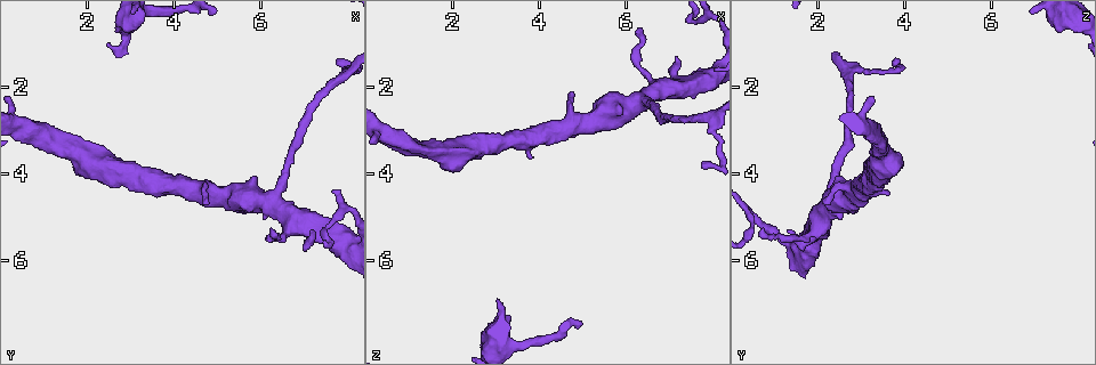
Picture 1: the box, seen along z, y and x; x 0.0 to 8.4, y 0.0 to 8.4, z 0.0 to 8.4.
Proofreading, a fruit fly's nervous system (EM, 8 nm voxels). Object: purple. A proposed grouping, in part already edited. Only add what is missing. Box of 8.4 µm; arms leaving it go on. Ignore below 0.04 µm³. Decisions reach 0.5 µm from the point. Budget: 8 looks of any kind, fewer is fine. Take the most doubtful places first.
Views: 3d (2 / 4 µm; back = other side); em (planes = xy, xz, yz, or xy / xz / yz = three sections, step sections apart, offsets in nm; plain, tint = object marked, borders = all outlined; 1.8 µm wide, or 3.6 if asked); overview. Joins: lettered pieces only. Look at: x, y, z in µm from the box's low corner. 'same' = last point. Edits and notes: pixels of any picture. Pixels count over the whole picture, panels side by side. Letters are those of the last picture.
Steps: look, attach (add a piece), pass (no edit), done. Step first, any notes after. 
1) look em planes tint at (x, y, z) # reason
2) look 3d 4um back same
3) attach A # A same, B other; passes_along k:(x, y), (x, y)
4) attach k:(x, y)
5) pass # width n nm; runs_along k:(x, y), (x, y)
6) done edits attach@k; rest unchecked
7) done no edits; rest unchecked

look 3d 2um at (4.70, 4.70, 2.10) # free end

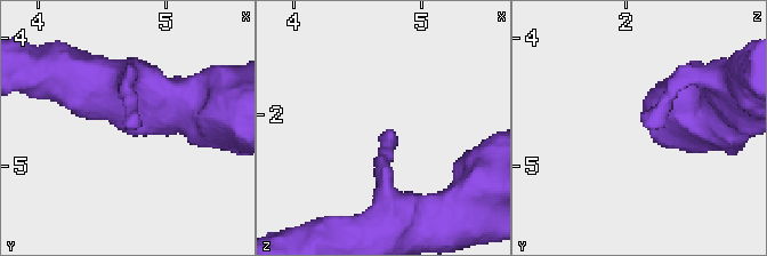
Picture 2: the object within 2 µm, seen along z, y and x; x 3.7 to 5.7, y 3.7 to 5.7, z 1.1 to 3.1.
look em xz step 8 borders at (4.68, 4.68, 2.14) # shape alone is not enough

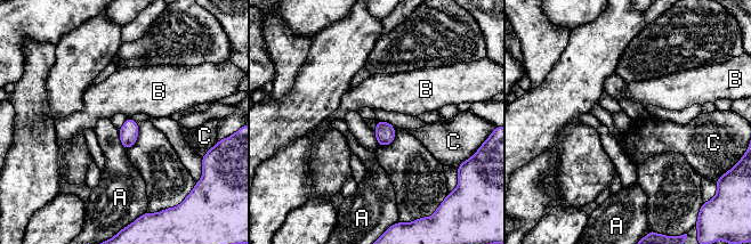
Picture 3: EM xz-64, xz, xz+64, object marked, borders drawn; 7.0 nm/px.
look em planes borders same # cut it another way

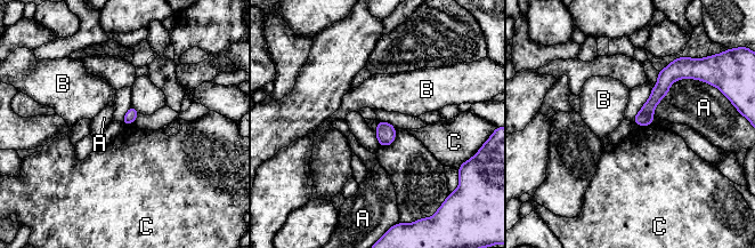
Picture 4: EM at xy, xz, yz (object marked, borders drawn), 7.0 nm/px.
pass # longest_contact A 480 nm; A other, B other, C other; border 4:(650, 124), (641, 127); none of them fits

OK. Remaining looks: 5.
look 3d 4um at (7.10, 5.30, 1.35) # an open end

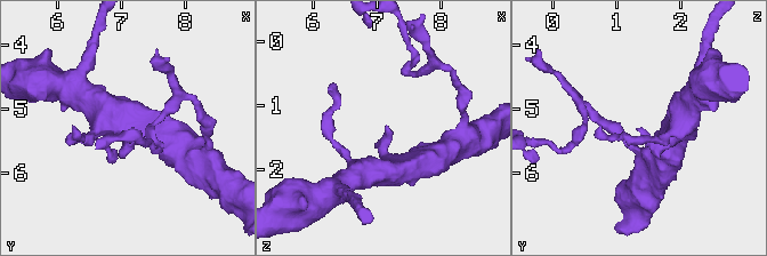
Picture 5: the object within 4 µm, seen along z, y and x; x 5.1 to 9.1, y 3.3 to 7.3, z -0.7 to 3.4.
look em xy step 16 borders at (7.10, 5.35, 1.30)

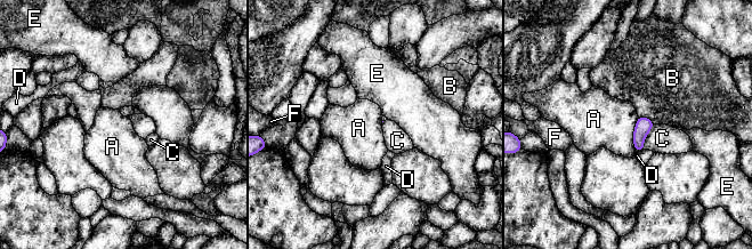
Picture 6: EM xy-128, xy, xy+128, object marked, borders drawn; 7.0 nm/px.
pass # A other, B other, C other, D other, E other, F other; border 6:(638, 117), (633, 133), (636, 152); no lettered piece goes on from it

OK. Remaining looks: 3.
look 3d 2um at (7.85, 1.35, 3.75) # tapers out

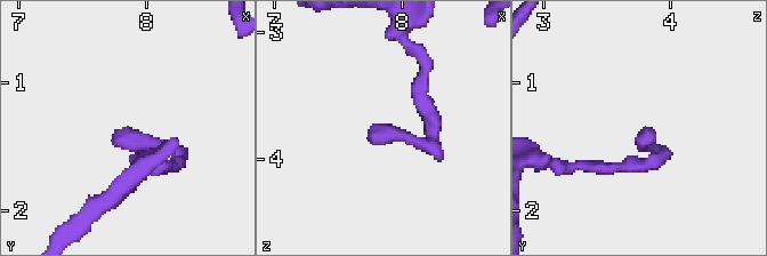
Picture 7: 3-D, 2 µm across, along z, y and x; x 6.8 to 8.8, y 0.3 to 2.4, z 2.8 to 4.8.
look em planes borders at (7.80, 1.36, 3.78)

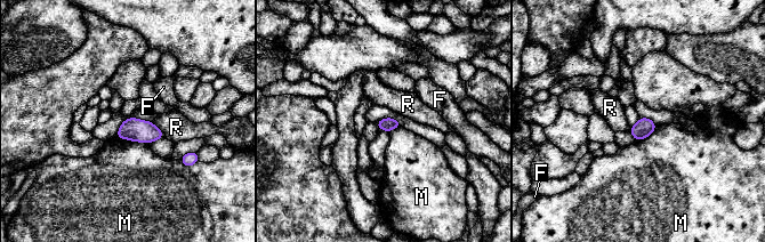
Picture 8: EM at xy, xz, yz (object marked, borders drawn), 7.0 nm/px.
pass # width 90 nm; F other, M other, R other; border 8:(117, 136), (147, 144); none of them fits

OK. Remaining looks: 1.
done no edits; rest unchecked

